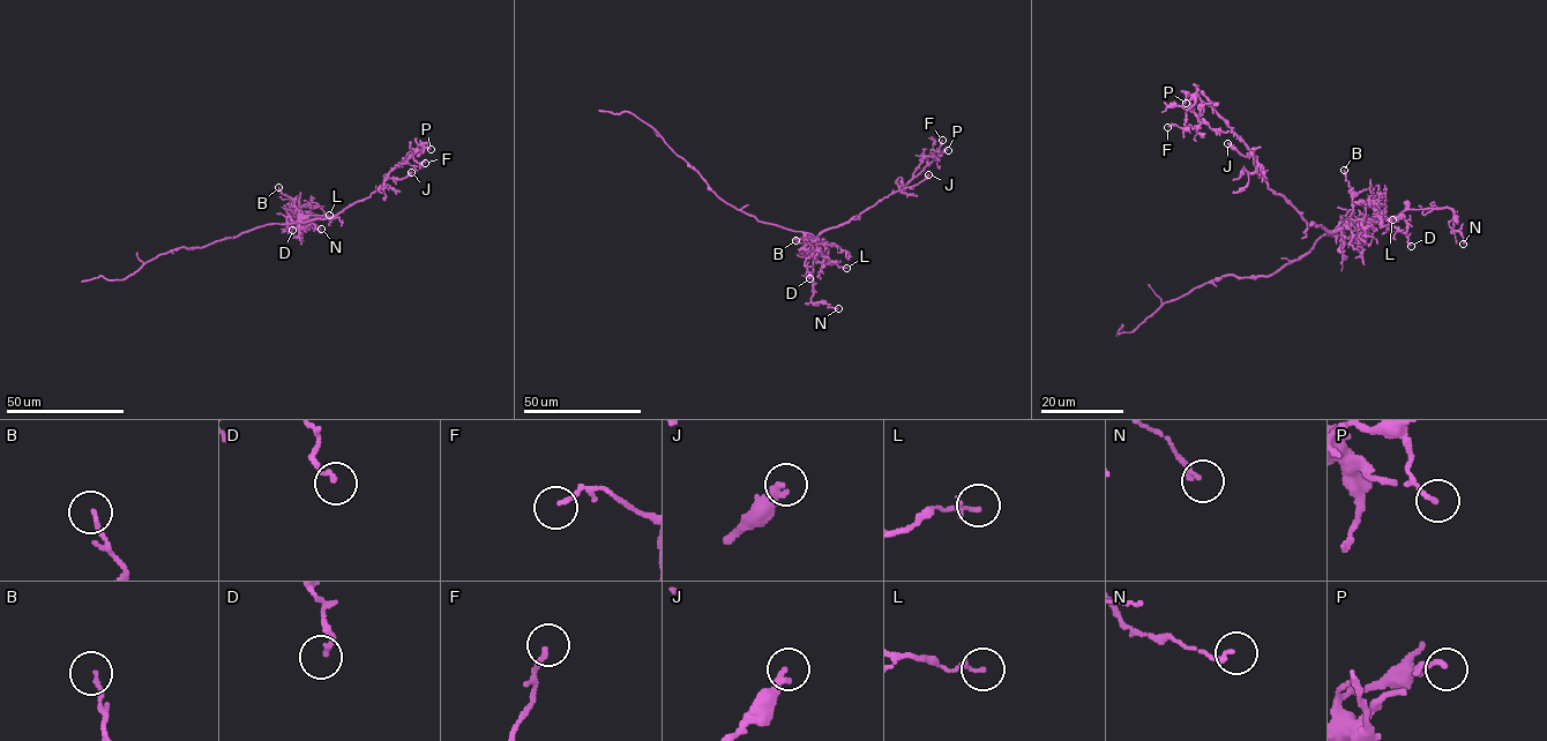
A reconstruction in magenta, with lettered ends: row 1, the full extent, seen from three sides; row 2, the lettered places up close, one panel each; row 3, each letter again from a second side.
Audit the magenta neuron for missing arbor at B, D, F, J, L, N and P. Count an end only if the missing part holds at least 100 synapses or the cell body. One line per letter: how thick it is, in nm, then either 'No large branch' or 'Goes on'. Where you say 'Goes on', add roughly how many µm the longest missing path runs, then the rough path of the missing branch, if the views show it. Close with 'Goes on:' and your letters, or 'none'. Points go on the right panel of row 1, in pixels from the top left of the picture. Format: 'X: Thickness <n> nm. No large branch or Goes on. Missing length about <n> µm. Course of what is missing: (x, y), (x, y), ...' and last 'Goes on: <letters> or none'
B: Thickness 130 nm. No large branch
D: Thickness 140 nm. No large branch
F: Thickness 140 nm. No large branch
J: Thickness 240 nm. No large branch
L: Thickness 130 nm. No large branch
N: Thickness 160 nm. No large branch
P: Thickness 110 nm. No large branch
Goes on: none

